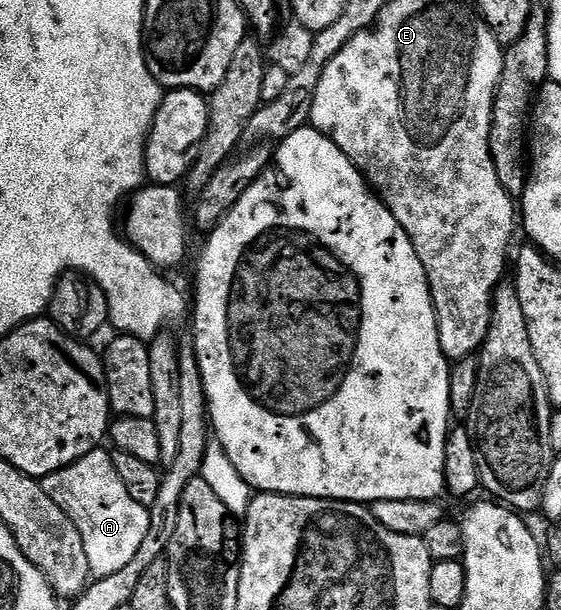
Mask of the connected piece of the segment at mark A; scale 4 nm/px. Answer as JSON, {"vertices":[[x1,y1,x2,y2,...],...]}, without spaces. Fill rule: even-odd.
{"vertices":[[103,447,95,448,78,462,52,472,42,480,46,494,50,494,52,501,72,519,74,526,78,526,90,570,96,578,118,574,118,570,134,562,134,554,142,550,142,542,146,542,151,533,154,517,149,509,130,498,130,490,126,490,122,478,118,478,113,453,104,451]]}

